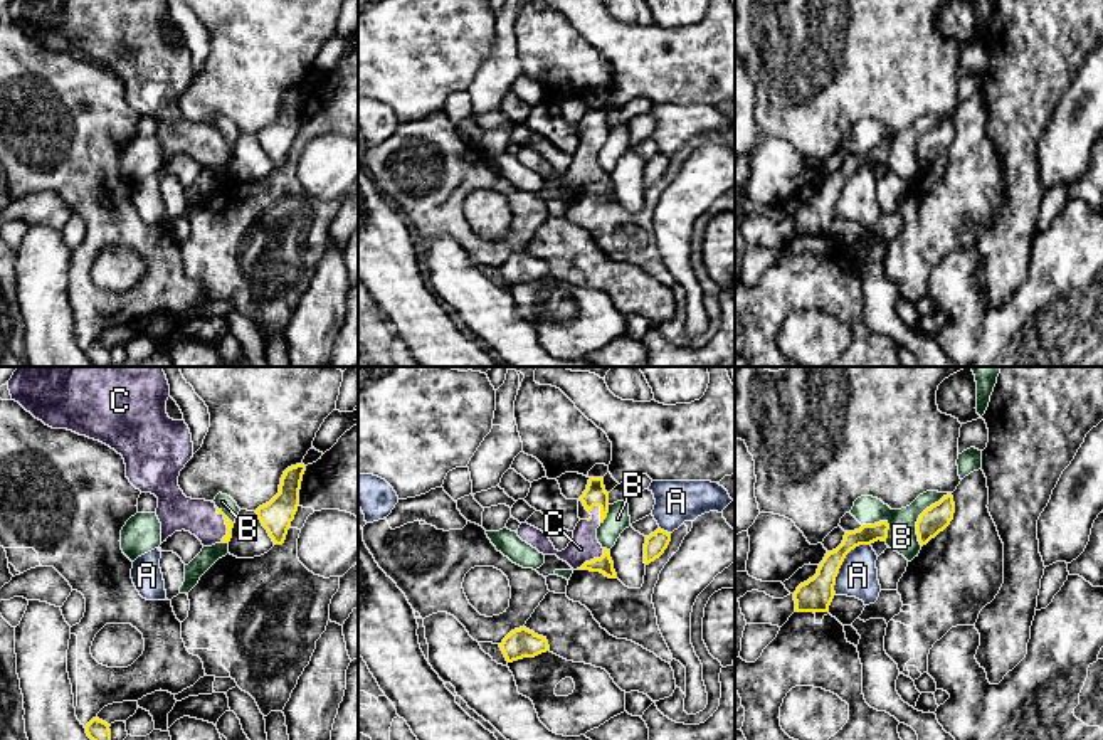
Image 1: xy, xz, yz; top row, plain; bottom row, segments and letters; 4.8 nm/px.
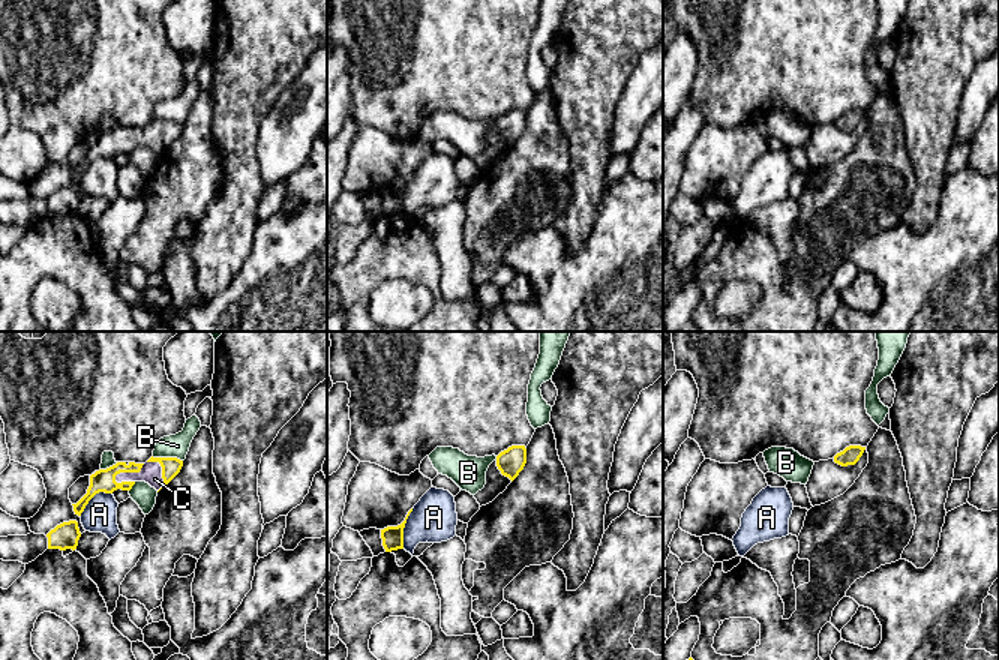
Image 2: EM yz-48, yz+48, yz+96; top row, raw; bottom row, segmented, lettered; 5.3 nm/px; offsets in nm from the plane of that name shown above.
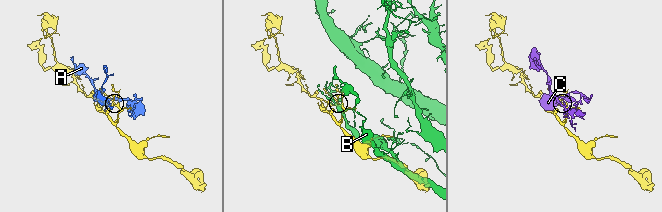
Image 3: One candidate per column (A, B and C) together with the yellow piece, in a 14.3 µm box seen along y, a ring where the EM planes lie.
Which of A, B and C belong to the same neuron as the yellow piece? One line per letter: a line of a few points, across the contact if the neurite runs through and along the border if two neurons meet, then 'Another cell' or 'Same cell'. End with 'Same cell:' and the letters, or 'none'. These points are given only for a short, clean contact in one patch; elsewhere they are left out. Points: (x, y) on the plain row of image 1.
A: Another cell
B: Another cell
C: Line: xy (229, 147), (226, 147), (175, 135). Same cell
Same cell: C

